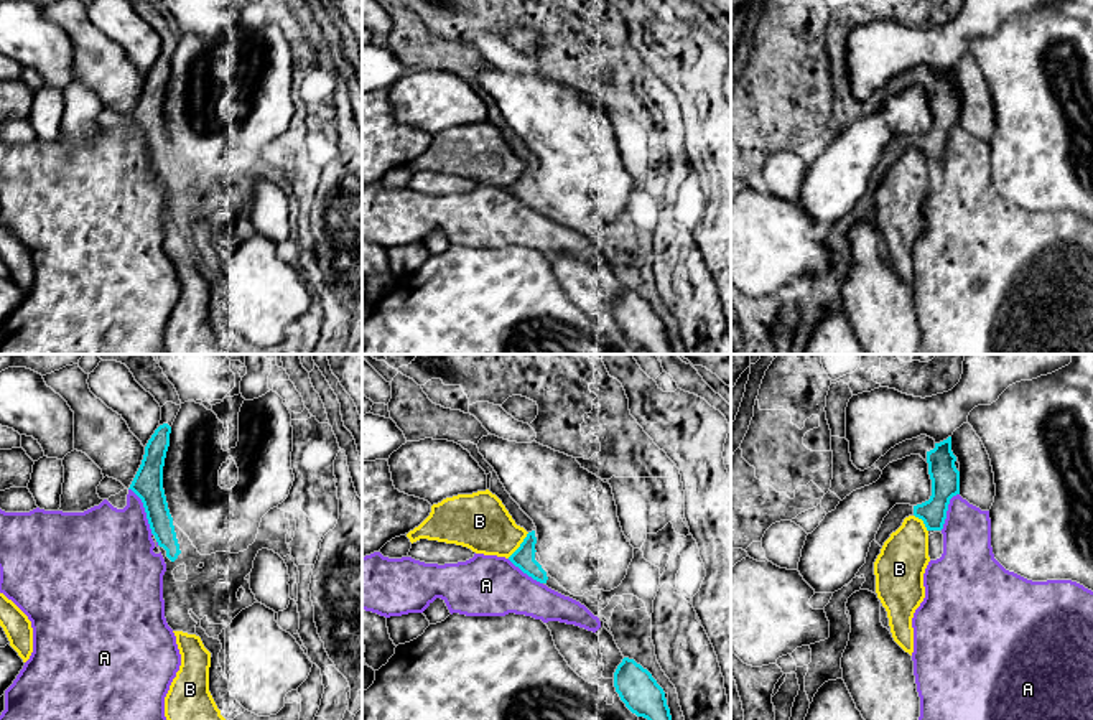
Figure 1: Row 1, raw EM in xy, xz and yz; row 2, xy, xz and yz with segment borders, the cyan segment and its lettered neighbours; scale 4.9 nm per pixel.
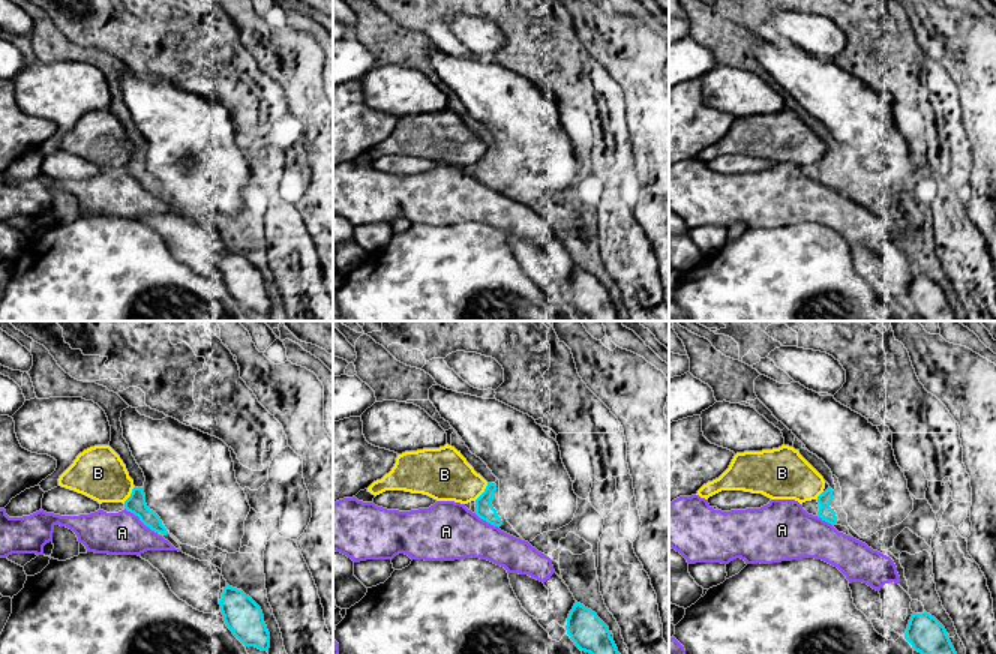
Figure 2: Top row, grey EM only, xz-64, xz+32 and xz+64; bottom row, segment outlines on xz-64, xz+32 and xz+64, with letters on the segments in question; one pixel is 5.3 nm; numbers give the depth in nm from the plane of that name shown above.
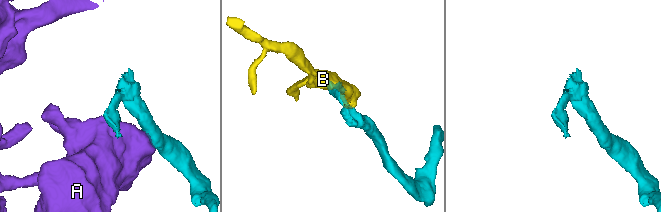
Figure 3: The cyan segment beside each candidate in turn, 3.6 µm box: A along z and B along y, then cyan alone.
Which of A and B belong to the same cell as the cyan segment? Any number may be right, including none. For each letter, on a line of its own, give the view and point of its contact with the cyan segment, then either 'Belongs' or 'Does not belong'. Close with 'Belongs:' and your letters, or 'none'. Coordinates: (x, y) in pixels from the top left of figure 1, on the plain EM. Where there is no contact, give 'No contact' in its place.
A: Touches cyan at xy (145, 142). Does not belong
B: Touches cyan at xz (520, 177). Does not belong
Belongs: none

